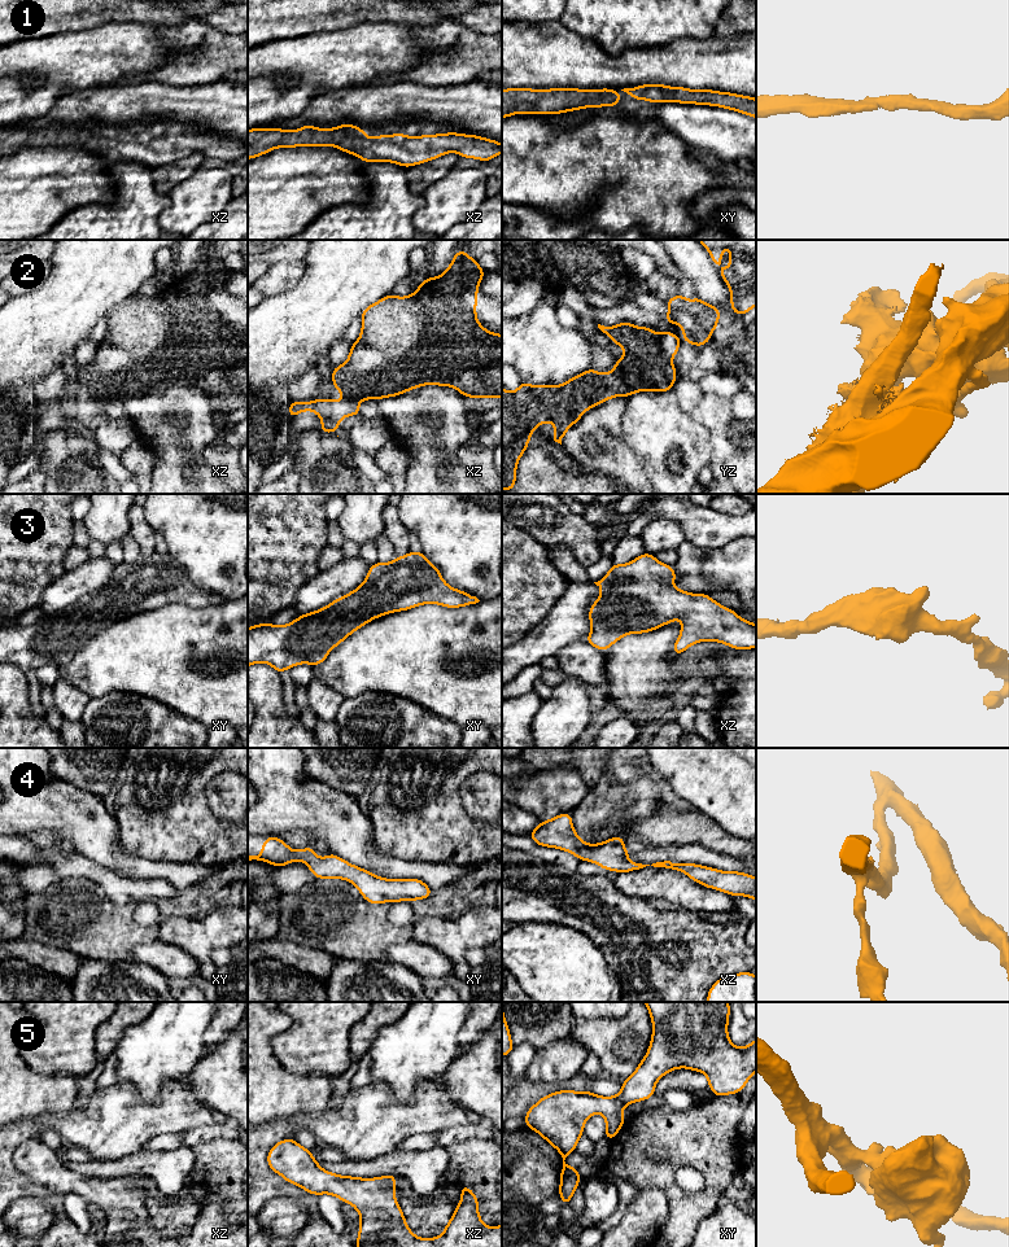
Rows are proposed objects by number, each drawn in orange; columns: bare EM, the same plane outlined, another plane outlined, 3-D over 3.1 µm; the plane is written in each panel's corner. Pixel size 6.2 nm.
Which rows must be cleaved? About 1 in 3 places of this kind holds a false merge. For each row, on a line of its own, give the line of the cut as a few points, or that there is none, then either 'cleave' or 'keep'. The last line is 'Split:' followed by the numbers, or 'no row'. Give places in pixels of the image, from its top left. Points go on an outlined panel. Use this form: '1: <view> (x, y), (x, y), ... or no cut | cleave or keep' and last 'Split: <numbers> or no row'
1: no cut | keep
2: yz (658, 335), (660, 349), (671, 359) | cleave
3: no cut | keep
4: no cut | keep
5: no cut | keep
Split: 2

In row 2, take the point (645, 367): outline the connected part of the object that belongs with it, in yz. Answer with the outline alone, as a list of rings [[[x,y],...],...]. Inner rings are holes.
[[[621,321],[613,327],[598,324],[612,342],[621,346],[624,358],[616,358],[615,368],[599,373],[590,368],[563,385],[540,385],[521,381],[515,391],[502,388],[502,490],[508,493],[516,484],[517,463],[528,449],[530,434],[540,424],[554,423],[554,441],[562,445],[565,432],[590,408],[615,397],[630,397],[638,391],[672,391],[677,371],[660,347],[659,334],[647,327]]]

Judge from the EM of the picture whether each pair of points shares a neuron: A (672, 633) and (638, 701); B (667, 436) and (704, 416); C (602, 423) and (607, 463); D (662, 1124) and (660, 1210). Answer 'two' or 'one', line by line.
A: one
B: two
C: one
D: two

